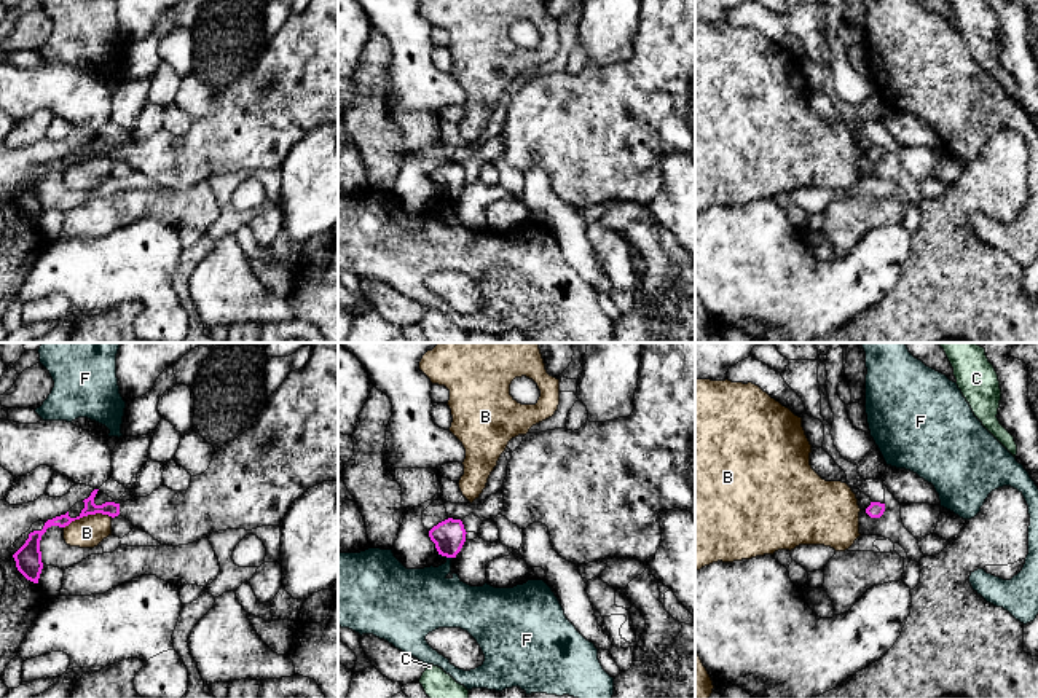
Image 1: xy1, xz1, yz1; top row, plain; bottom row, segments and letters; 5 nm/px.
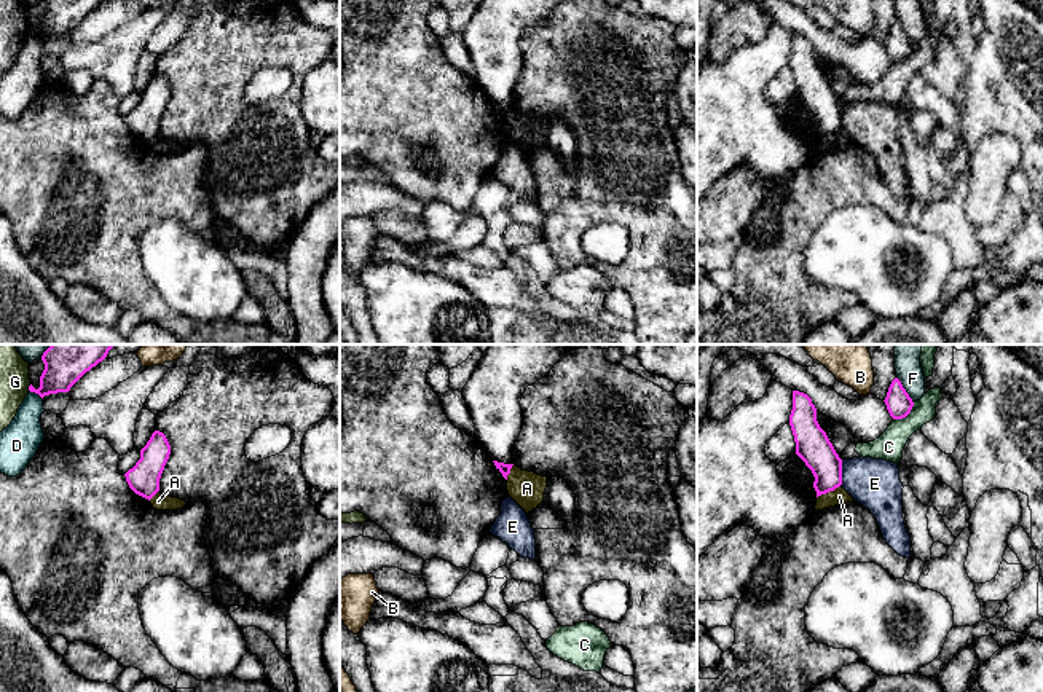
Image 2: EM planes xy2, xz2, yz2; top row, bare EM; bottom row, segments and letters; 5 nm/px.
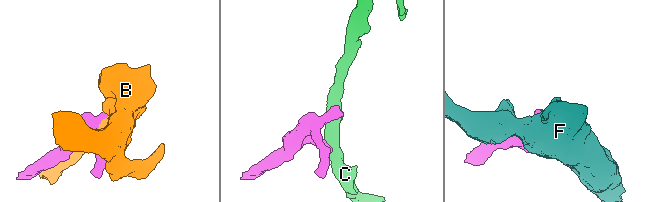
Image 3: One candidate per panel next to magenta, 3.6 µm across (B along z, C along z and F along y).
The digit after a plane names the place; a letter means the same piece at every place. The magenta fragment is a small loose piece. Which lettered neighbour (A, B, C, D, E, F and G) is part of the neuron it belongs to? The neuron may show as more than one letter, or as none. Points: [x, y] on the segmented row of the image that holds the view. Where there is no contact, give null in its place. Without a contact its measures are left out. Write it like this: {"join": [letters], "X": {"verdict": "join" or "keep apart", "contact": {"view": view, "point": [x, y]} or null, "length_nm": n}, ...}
{"join": [], "A": {"verdict": "keep apart", "contact": {"view": "yz2", "point": [828, 491]}, "length_nm": 140}, "B": {"verdict": "keep apart", "contact": {"view": "xy1", "point": [88, 513]}, "length_nm": 260}, "C": {"verdict": "keep apart", "contact": {"view": "yz2", "point": [906, 415]}, "length_nm": 140}, "D": {"verdict": "keep apart", "contact": {"view": "xy2", "point": [35, 393]}, "length_nm": 90}, "E": {"verdict": "keep apart", "contact": {"view": "yz2", "point": [841, 472]}, "length_nm": 140}, "F": {"verdict": "keep apart", "contact": {"view": "yz2", "point": [905, 389]}, "length_nm": 160}, "G": {"verdict": "keep apart", "contact": {"view": "xy2", "point": [29, 388]}, "length_nm": 40}}

